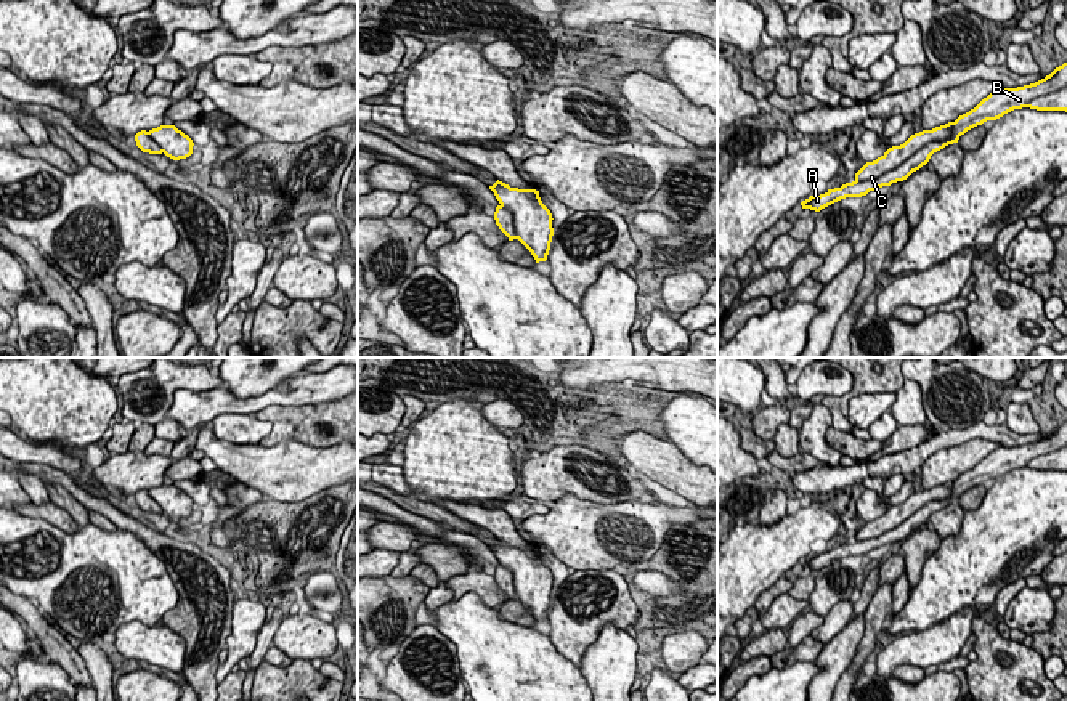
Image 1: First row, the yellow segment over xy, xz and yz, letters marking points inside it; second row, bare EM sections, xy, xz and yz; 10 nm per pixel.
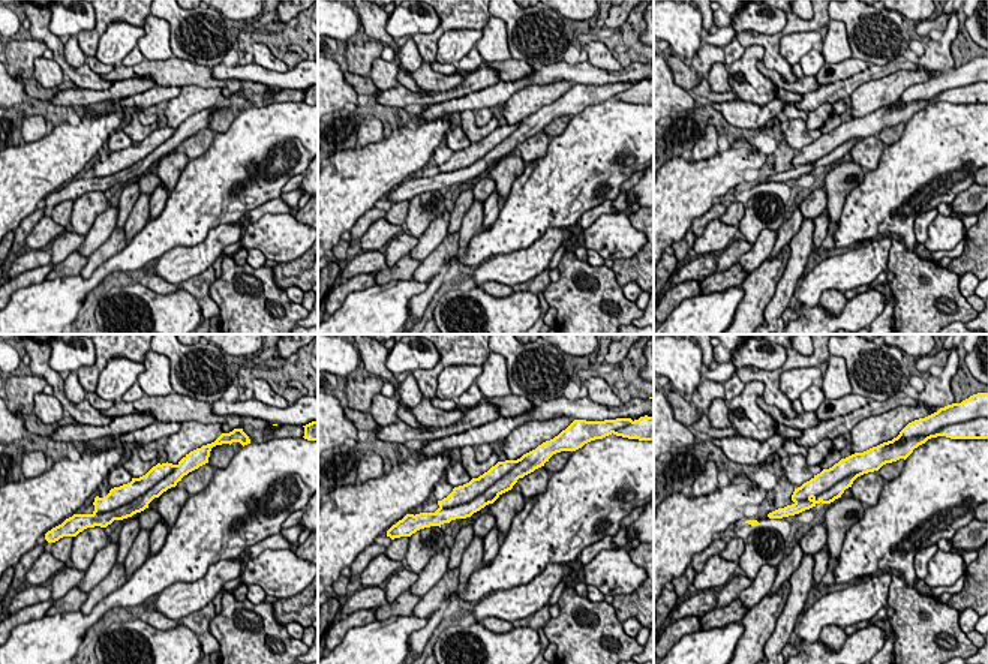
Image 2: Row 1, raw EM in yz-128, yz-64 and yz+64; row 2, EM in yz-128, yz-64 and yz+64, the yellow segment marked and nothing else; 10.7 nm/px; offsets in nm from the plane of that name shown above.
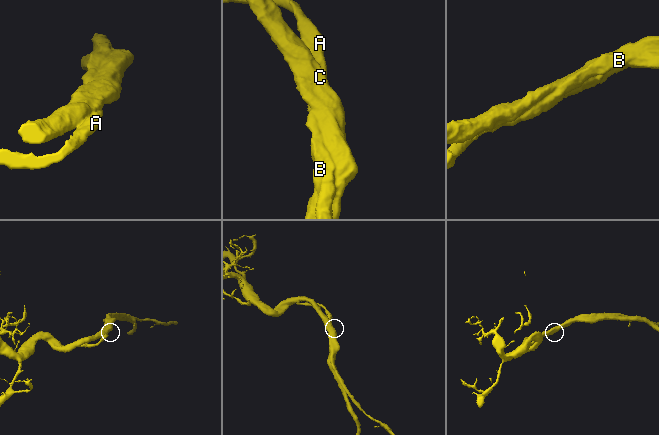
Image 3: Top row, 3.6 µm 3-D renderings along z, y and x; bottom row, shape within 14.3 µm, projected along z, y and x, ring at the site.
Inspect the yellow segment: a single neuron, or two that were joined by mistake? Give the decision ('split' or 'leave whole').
leave whole

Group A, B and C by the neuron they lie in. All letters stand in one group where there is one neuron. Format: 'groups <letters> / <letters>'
groups A B C

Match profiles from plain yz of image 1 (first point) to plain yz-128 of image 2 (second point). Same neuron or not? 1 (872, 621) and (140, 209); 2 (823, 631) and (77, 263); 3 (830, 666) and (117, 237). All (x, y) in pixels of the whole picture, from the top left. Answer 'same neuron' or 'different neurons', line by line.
1: same neuron
2: different neurons
3: same neuron

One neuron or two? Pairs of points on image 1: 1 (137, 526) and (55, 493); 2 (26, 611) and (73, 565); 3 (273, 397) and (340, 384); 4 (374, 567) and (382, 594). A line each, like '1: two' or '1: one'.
1: two
2: two
3: one
4: two

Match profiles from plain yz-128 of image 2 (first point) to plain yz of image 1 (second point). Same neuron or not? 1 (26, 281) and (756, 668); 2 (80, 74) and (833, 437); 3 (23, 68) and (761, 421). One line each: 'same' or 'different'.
1: same
2: same
3: same

